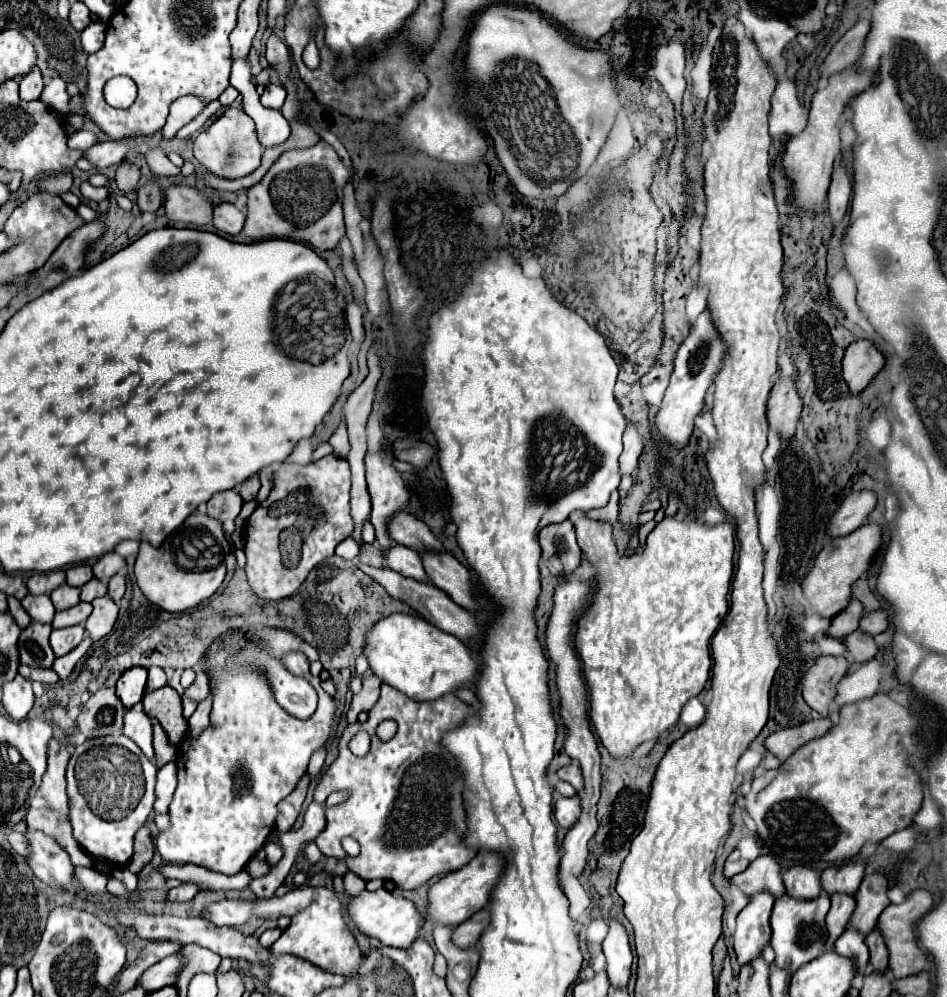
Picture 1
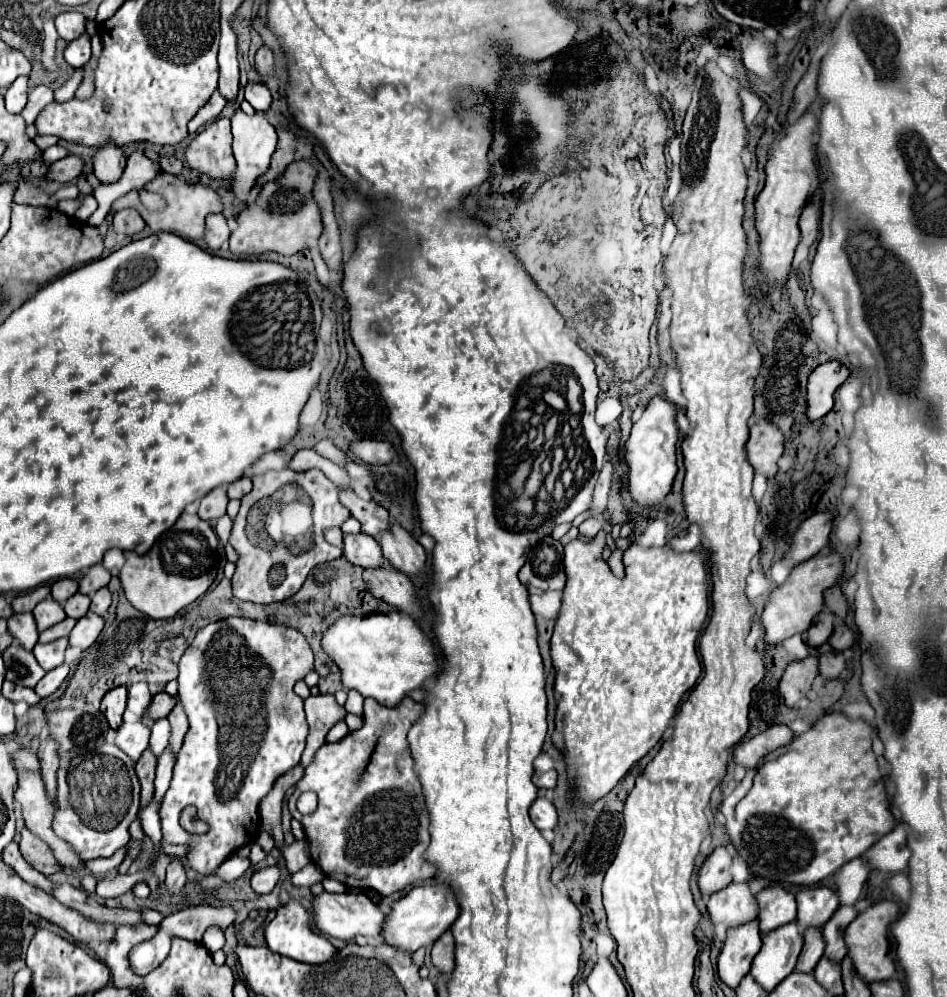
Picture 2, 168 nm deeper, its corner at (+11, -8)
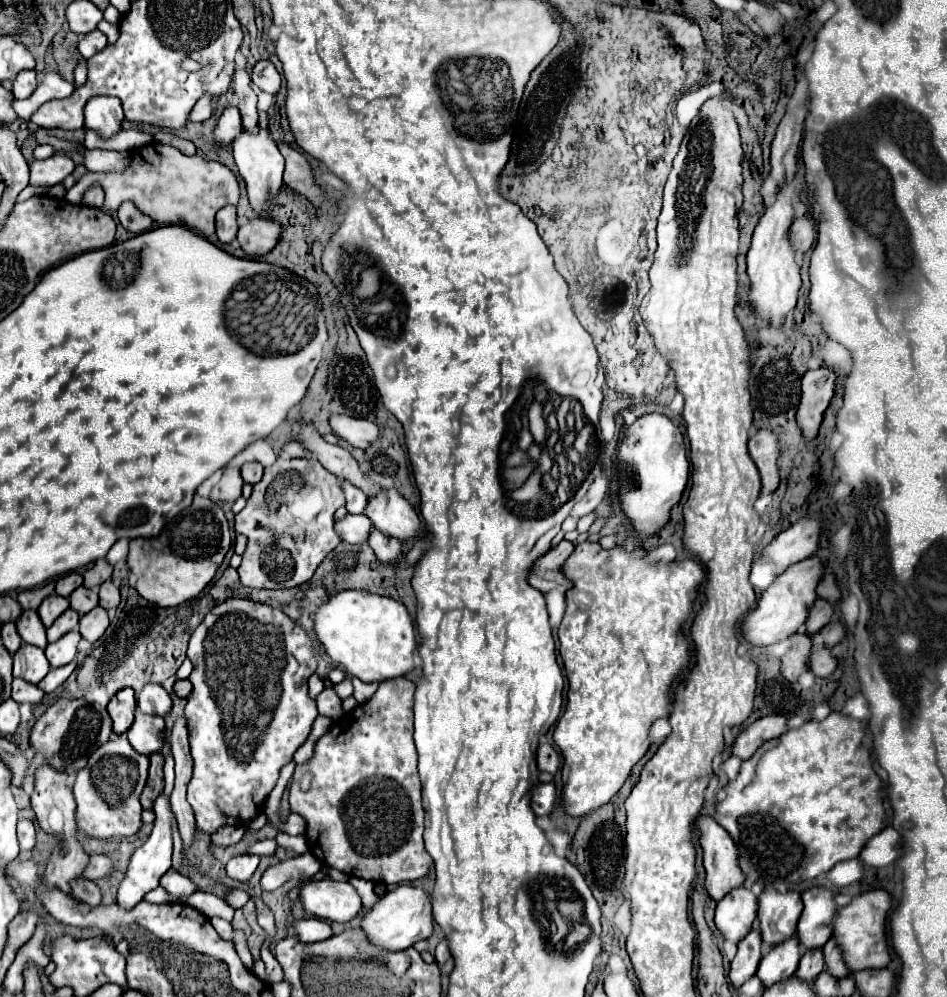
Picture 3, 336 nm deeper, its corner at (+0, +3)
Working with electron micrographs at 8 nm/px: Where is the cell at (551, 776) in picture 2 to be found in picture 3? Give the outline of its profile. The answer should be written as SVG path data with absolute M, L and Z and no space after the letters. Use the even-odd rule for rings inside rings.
M542 743L538 747L538 753L536 753L536 765L538 765L540 771L556 773L558 767L560 767L560 755L558 755L558 751L550 743Z

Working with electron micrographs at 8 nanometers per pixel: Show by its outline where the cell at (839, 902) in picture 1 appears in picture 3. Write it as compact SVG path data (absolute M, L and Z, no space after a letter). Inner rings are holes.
M812 949L812 953L804 953L796 971L796 977L802 981L812 981L824 971L824 957L820 949Z

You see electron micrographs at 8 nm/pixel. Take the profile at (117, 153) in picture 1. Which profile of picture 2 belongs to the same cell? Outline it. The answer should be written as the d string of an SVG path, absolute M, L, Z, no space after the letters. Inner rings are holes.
M69 154L67 158L63 160L57 160L49 166L49 172L47 172L47 180L53 180L53 182L73 182L77 176L81 176L83 172L83 160L79 156L73 156Z

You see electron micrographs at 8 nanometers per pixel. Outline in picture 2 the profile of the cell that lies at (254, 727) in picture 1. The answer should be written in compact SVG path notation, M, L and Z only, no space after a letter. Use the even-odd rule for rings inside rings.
M227 618L227 620L219 620L219 622L213 622L205 628L201 628L195 636L195 640L191 642L191 646L185 650L185 654L181 656L179 660L179 700L185 708L185 714L189 718L189 732L185 736L185 742L183 742L183 748L179 750L177 754L177 764L175 764L175 770L173 770L173 780L171 780L171 786L169 790L165 792L163 796L163 804L161 804L161 830L163 830L163 838L171 844L183 844L189 848L185 860L187 864L191 866L191 870L195 870L197 874L201 876L209 876L209 874L215 874L217 868L229 858L233 856L233 852L237 852L239 848L251 844L255 838L257 838L257 832L259 832L259 802L271 792L275 780L279 776L283 776L285 772L289 772L291 768L295 768L301 760L301 754L305 750L305 738L309 734L309 726L307 726L307 720L305 720L305 710L303 710L303 698L299 698L295 692L293 692L293 686L297 680L305 678L305 674L313 668L313 652L309 648L309 642L305 640L305 636L301 632L297 632L295 628L289 628L289 626L279 626L279 624L269 624L269 622L257 622L257 620L247 620L247 618ZM185 806L197 806L199 810L199 818L203 818L207 824L209 824L209 832L207 834L191 834L187 832L185 828L181 828L179 824L179 814Z

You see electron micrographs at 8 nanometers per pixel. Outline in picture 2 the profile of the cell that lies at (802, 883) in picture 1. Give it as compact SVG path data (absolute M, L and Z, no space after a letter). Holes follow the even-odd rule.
M773 884L765 890L761 890L757 894L757 900L761 902L761 914L757 916L761 932L769 932L769 930L797 918L795 894L785 890L779 884Z

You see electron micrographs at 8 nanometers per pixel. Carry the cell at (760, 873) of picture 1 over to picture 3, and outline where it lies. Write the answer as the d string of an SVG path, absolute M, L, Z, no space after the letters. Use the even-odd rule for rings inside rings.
M740 887L728 893L716 907L716 929L725 940L737 944L742 941L756 919L758 901L750 889Z

